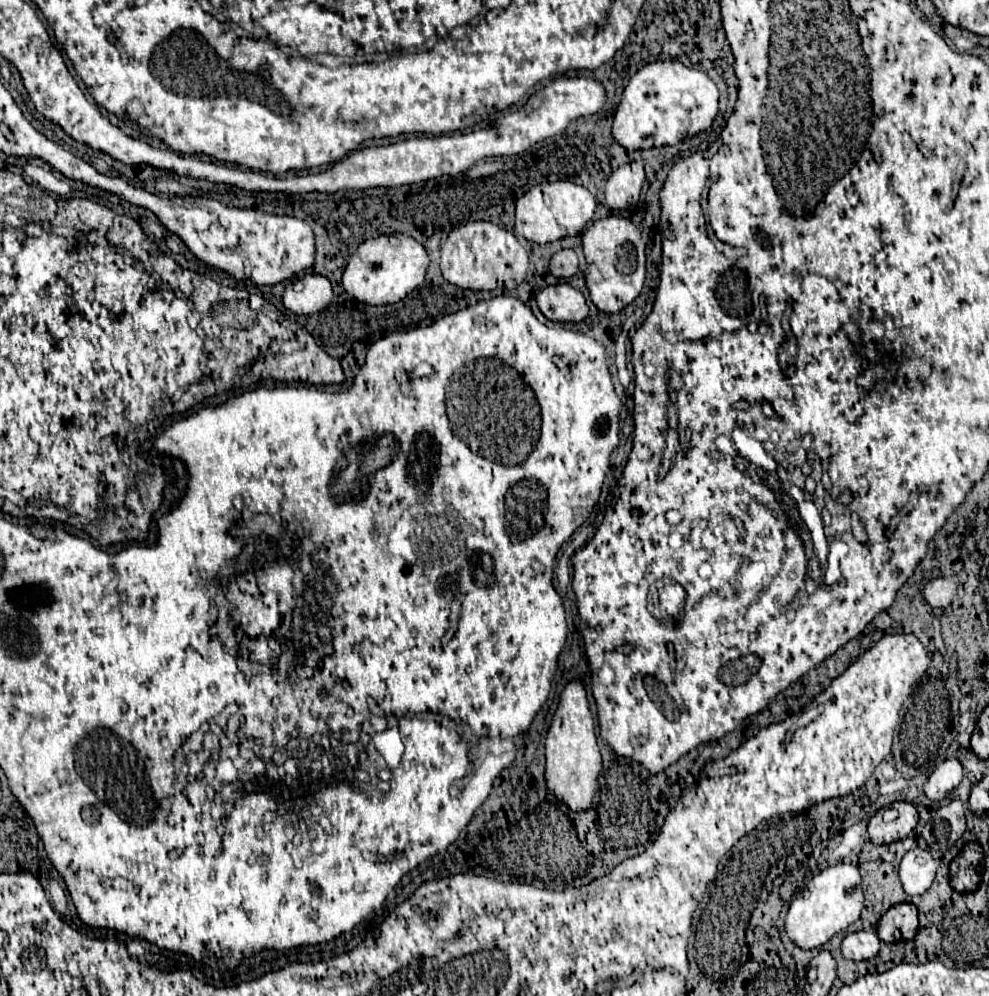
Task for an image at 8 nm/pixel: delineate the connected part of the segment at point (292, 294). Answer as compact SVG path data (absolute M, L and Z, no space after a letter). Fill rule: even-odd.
M320 274L302 276L302 290L294 290L292 284L286 284L282 302L288 310L296 314L316 314L326 308L332 300L330 280Z

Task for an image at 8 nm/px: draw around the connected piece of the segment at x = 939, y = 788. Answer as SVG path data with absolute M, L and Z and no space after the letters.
M956 758L944 760L926 780L924 784L924 794L930 800L940 800L948 792L952 792L962 780L962 764Z

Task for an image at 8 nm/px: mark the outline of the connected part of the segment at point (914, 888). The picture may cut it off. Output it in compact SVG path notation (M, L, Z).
M922 848L908 850L908 854L904 854L900 862L900 882L906 894L910 896L924 894L930 888L936 876L936 870L938 870L938 864L928 850L922 850Z

